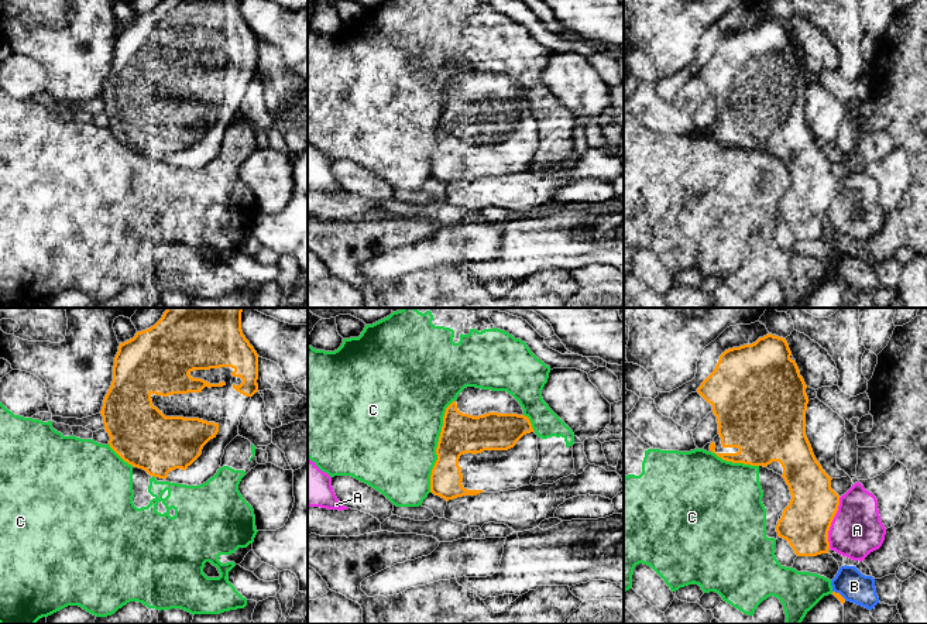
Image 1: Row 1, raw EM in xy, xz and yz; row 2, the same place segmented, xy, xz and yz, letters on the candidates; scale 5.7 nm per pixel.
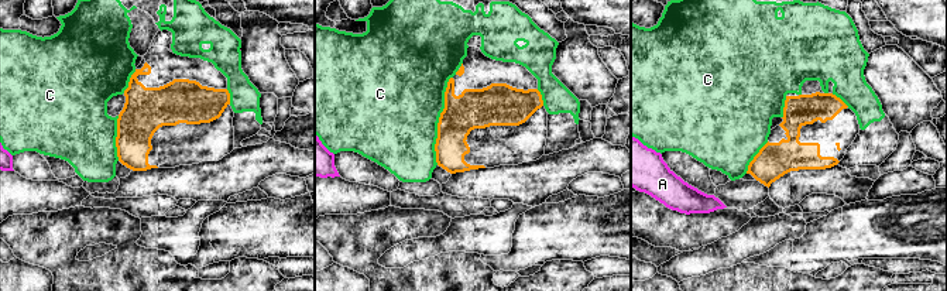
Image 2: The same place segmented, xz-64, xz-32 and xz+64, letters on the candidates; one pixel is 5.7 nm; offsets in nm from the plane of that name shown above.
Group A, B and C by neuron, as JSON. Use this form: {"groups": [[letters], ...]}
{"groups": [["A"], ["B"], ["C"]]}

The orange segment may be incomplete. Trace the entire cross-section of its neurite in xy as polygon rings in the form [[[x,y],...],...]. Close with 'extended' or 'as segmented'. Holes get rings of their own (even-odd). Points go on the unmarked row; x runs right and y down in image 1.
[[[162,0],[154,10],[137,16],[133,23],[119,30],[113,49],[113,65],[100,95],[104,113],[110,120],[109,128],[124,145],[145,154],[150,160],[186,169],[203,168],[217,157],[226,130],[238,120],[240,103],[251,80],[258,75],[257,64],[258,38],[243,18],[241,0]]]; extended

